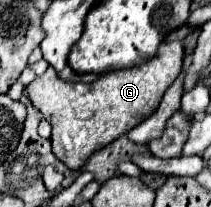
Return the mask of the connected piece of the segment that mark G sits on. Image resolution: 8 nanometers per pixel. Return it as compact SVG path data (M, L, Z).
M179 41L163 43L157 55L139 67L129 67L101 75L93 83L67 83L61 81L53 67L27 85L31 103L53 125L53 153L71 171L81 171L89 157L113 143L145 117L153 115L165 89L179 77L183 69L183 45Z

